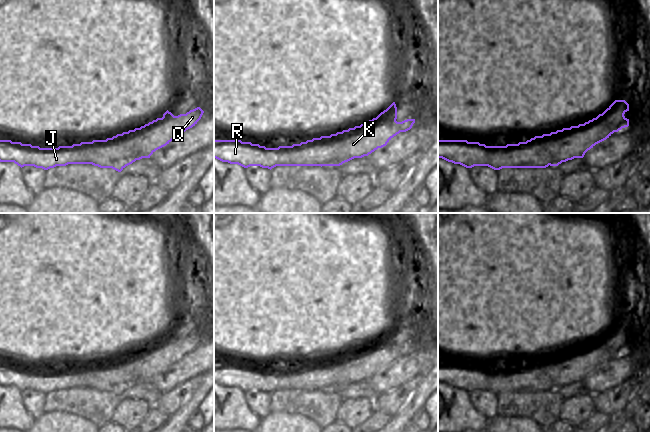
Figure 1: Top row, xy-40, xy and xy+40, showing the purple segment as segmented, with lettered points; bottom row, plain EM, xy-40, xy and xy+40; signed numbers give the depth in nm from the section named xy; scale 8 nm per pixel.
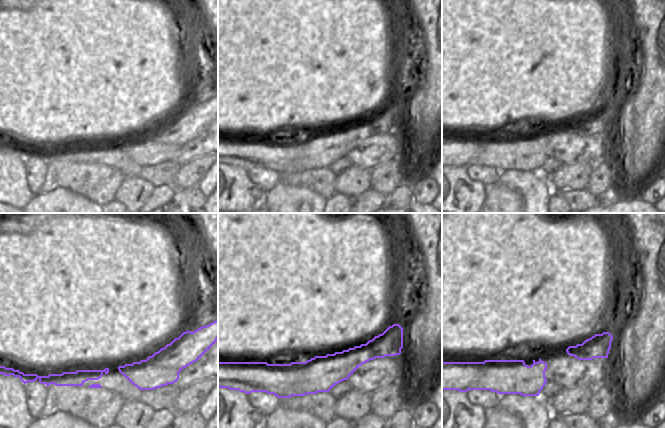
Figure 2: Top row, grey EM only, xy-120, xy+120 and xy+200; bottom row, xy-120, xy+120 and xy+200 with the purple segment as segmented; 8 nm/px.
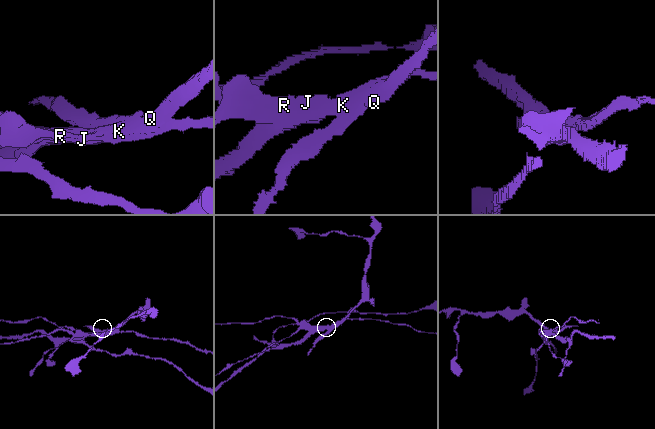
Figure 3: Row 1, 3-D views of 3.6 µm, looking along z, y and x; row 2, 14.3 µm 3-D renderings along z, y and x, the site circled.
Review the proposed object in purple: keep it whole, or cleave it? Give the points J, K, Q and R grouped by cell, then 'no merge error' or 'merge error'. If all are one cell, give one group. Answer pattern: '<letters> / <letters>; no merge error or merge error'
J R / K Q; merge error

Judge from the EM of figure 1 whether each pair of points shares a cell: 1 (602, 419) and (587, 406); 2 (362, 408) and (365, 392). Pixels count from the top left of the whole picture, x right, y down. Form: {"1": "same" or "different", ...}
{"1": "different", "2": "different"}

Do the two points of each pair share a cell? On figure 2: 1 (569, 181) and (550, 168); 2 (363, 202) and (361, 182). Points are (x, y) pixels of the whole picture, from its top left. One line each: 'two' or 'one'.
1: two
2: two

